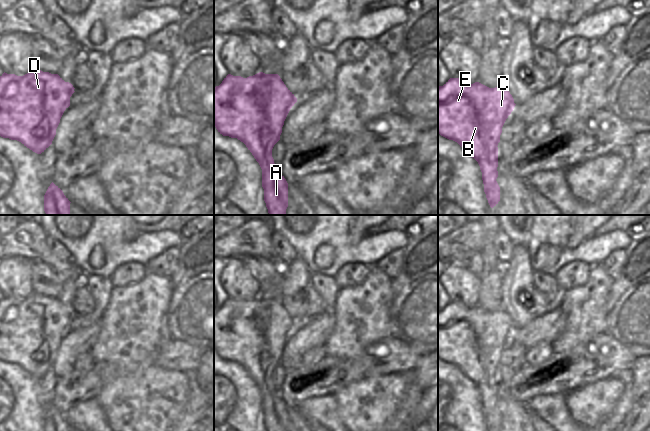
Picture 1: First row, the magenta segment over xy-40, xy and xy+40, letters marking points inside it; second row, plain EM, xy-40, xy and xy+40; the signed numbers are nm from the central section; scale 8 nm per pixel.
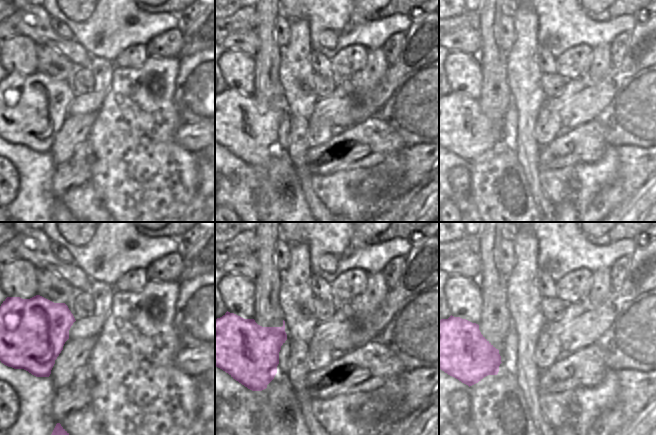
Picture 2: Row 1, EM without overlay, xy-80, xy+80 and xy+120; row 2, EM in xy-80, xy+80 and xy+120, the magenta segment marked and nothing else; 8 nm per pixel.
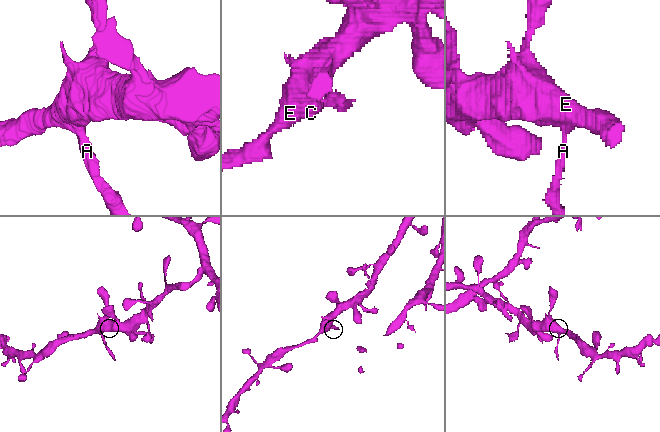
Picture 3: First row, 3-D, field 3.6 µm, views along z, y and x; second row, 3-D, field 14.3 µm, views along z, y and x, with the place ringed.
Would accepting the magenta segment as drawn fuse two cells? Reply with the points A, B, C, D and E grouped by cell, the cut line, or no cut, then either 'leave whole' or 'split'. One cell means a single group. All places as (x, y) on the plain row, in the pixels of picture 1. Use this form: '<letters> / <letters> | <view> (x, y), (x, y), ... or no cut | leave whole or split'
A / B C D E | xy+40 (497, 371), (494, 377), (491, 376), (486, 383), (478, 386) | split

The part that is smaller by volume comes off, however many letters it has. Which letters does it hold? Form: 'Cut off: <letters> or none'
Cut off: A.

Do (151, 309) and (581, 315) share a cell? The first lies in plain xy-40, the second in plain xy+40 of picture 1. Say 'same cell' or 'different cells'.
same cell

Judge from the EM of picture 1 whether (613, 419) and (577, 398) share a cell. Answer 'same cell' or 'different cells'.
different cells

